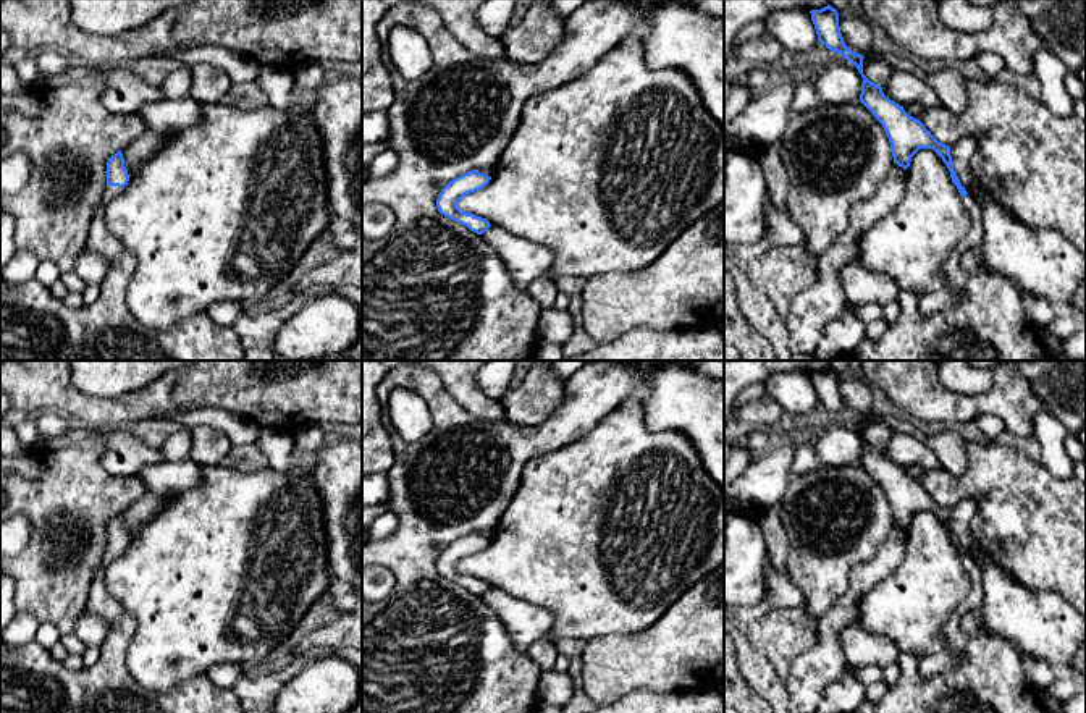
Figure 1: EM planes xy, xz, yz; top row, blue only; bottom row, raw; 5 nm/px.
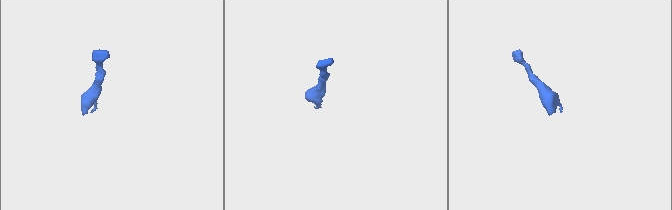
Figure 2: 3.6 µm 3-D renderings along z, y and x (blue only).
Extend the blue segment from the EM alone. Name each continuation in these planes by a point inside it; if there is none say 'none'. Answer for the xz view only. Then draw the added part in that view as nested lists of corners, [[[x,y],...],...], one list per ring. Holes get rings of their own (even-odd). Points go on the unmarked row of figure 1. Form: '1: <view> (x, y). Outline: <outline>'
none

